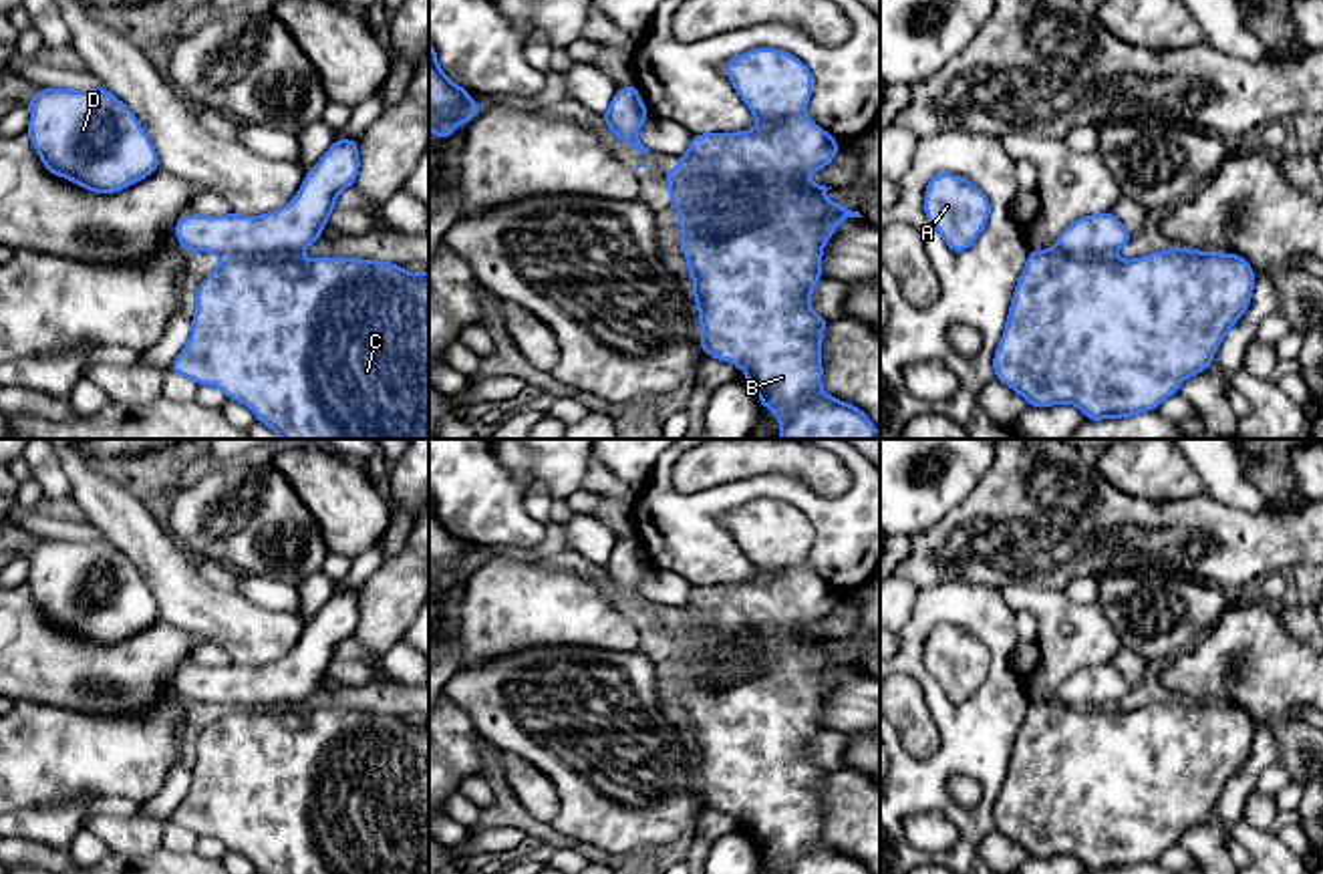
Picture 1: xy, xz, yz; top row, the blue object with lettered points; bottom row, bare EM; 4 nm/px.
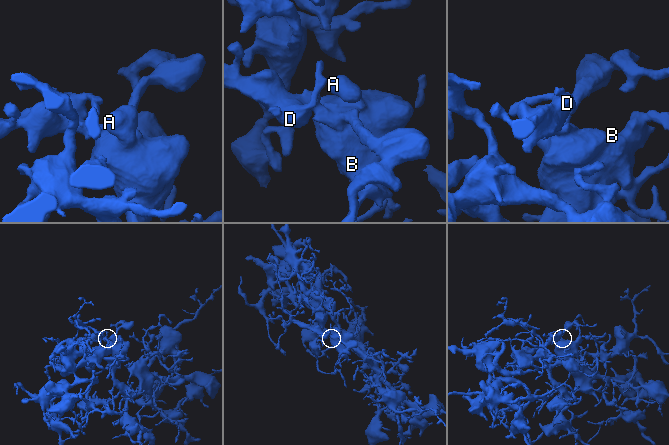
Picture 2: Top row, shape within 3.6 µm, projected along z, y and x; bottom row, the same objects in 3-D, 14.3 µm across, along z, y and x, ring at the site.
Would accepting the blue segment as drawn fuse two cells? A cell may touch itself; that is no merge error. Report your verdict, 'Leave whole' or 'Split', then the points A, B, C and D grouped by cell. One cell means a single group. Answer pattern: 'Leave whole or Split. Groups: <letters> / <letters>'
Leave whole. Groups: A B C D

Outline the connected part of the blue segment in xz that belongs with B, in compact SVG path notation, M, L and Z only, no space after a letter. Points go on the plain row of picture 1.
M751 499L723 518L733 540L757 570L757 578L739 584L693 586L691 598L677 608L677 618L665 626L671 657L681 665L681 701L695 735L705 806L733 814L747 826L747 836L759 846L759 856L773 862L779 874L872 874L868 866L822 840L822 785L828 769L816 765L810 747L824 729L820 715L826 693L846 669L862 669L844 661L824 644L832 638L807 632L803 626L826 620L840 600L826 580L807 566L812 522L793 505L777 499Z

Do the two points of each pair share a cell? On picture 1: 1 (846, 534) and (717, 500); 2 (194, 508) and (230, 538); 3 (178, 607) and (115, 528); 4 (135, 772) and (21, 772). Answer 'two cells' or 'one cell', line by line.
1: one cell
2: one cell
3: one cell
4: one cell

